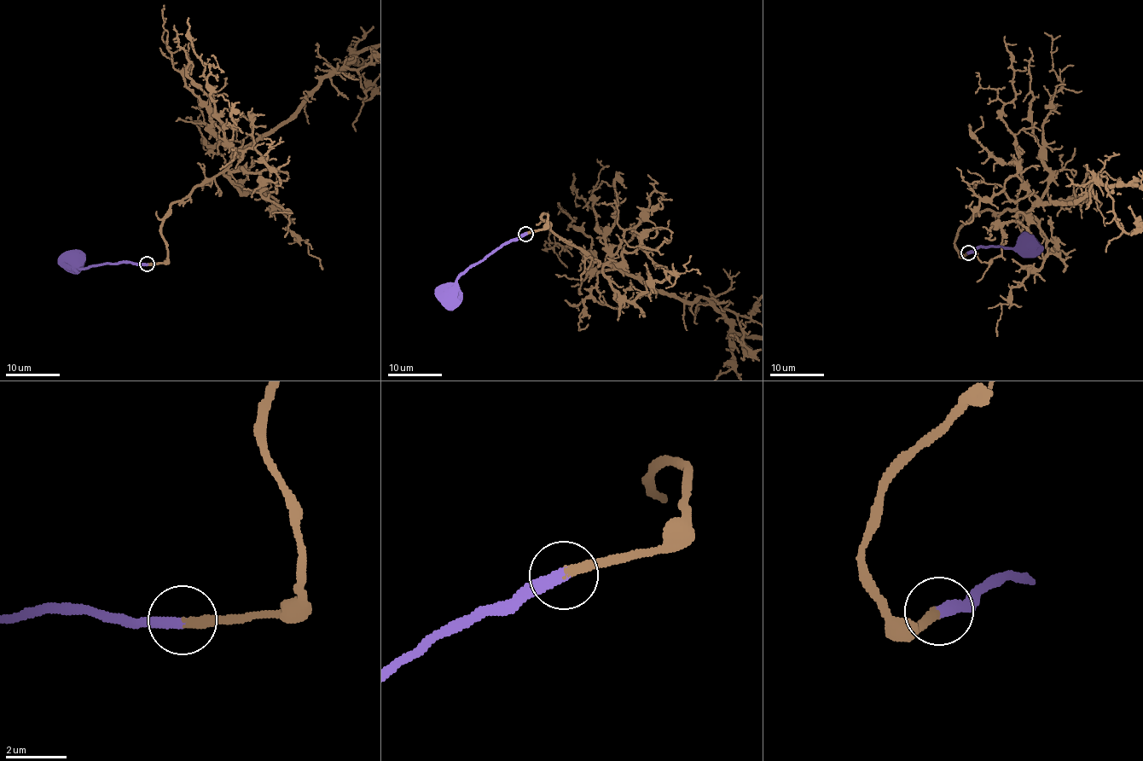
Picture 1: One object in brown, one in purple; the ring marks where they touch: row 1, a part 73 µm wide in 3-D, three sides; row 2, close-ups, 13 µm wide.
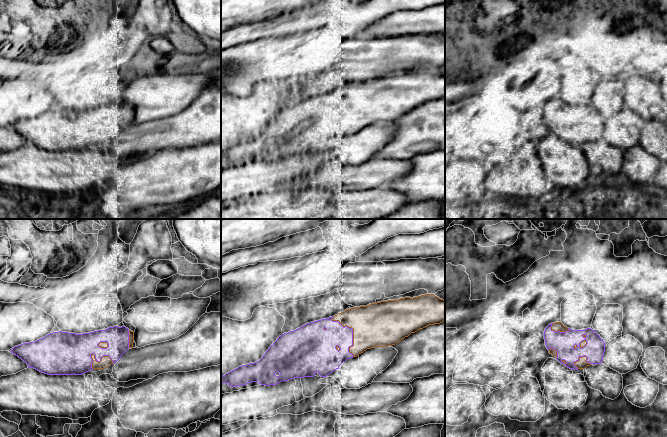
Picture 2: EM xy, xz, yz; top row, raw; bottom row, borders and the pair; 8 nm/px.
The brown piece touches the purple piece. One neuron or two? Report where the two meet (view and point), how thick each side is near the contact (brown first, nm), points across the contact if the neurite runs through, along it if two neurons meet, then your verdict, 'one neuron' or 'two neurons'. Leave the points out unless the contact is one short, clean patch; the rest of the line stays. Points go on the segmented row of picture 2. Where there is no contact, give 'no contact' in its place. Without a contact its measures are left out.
contact xz (353, 331); calibres 360 and 200 nm; two neurons

